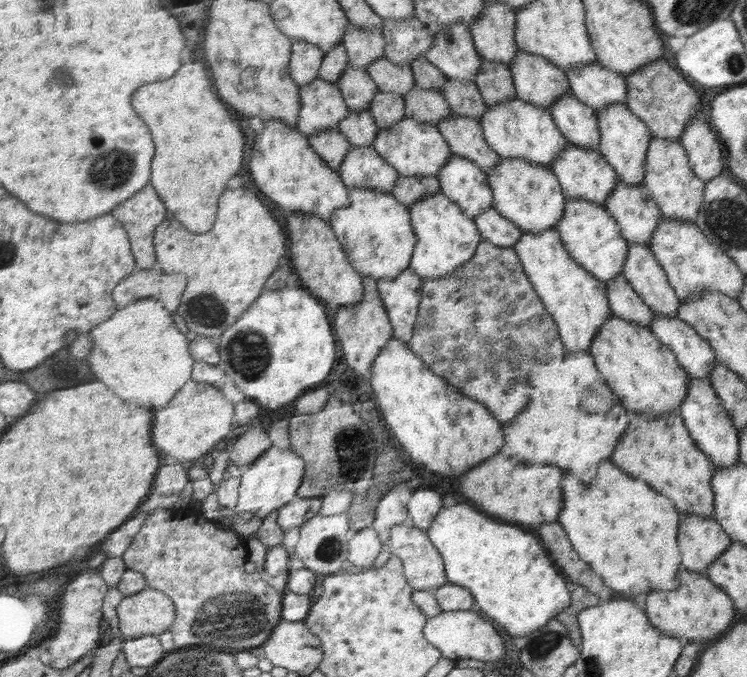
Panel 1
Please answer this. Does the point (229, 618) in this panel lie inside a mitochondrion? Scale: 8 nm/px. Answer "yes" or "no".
yes

